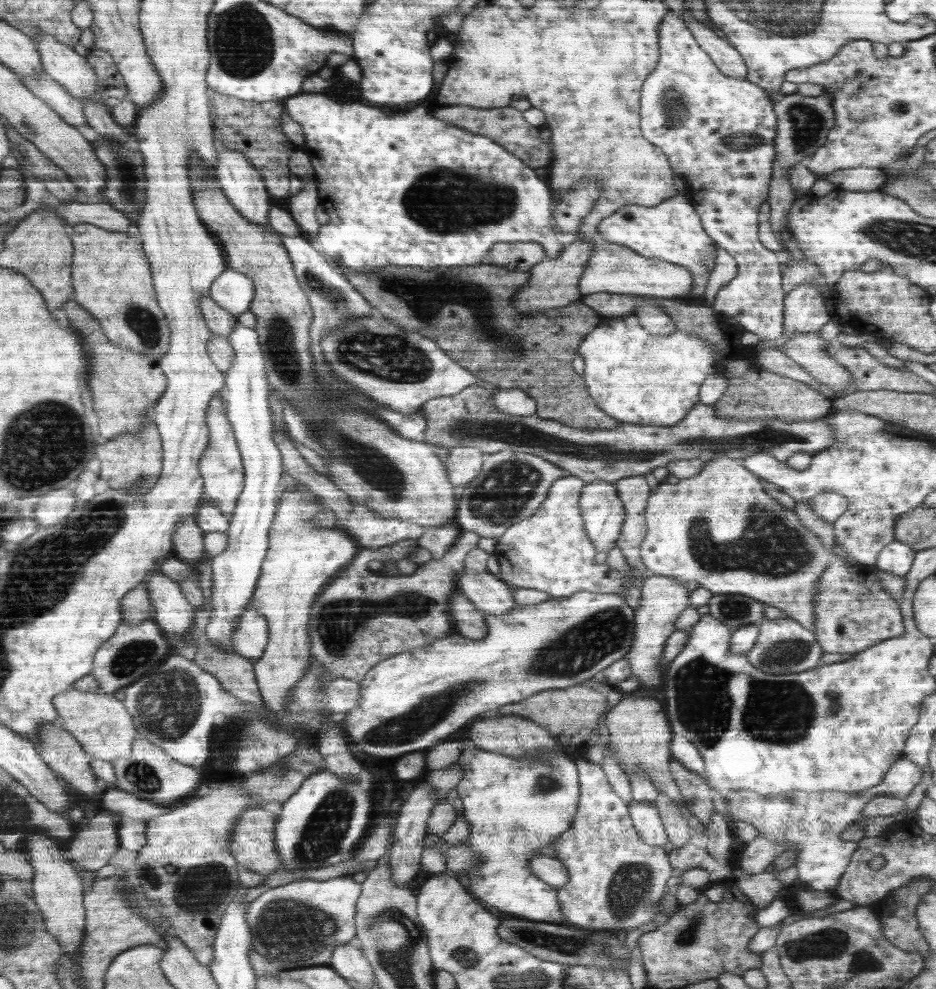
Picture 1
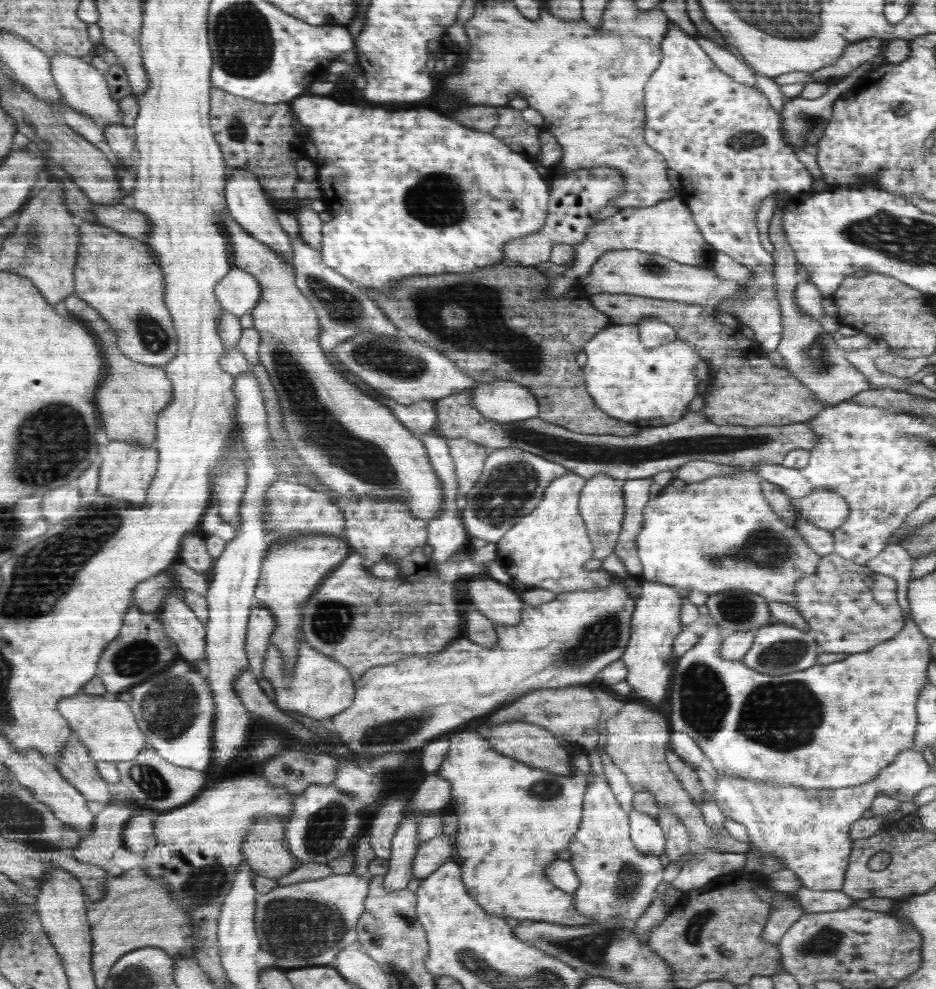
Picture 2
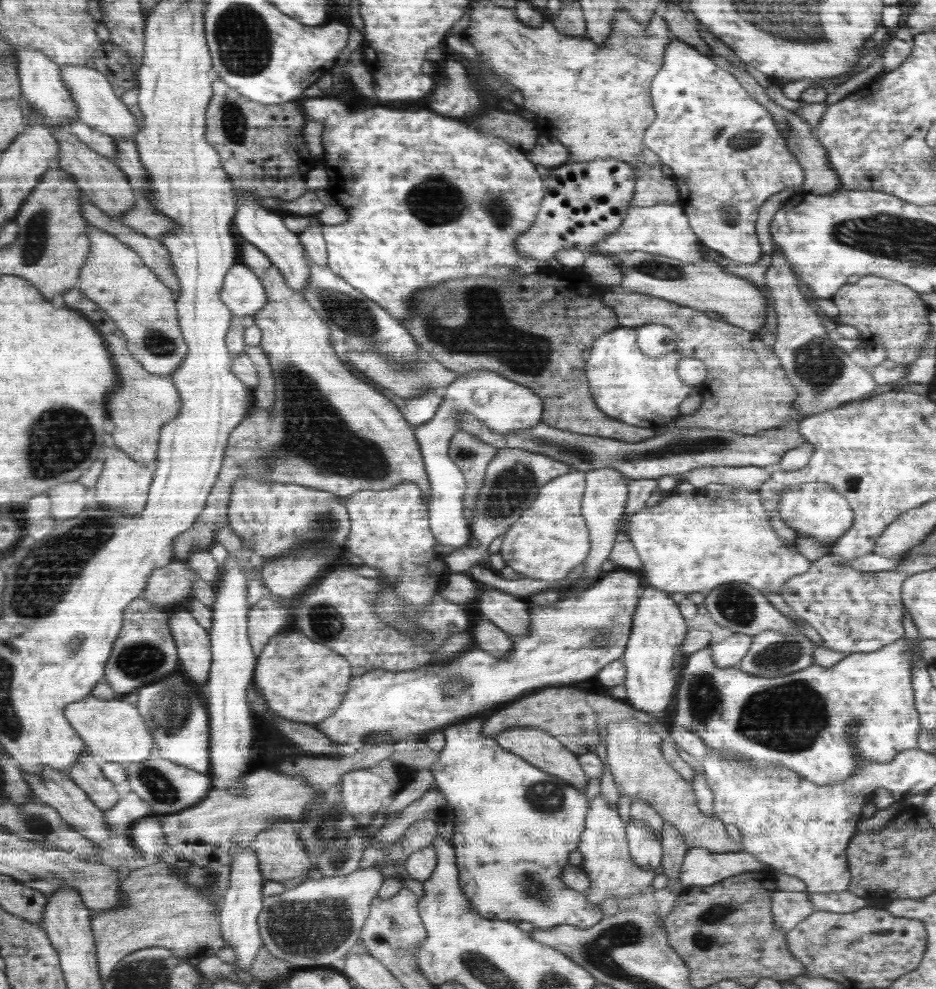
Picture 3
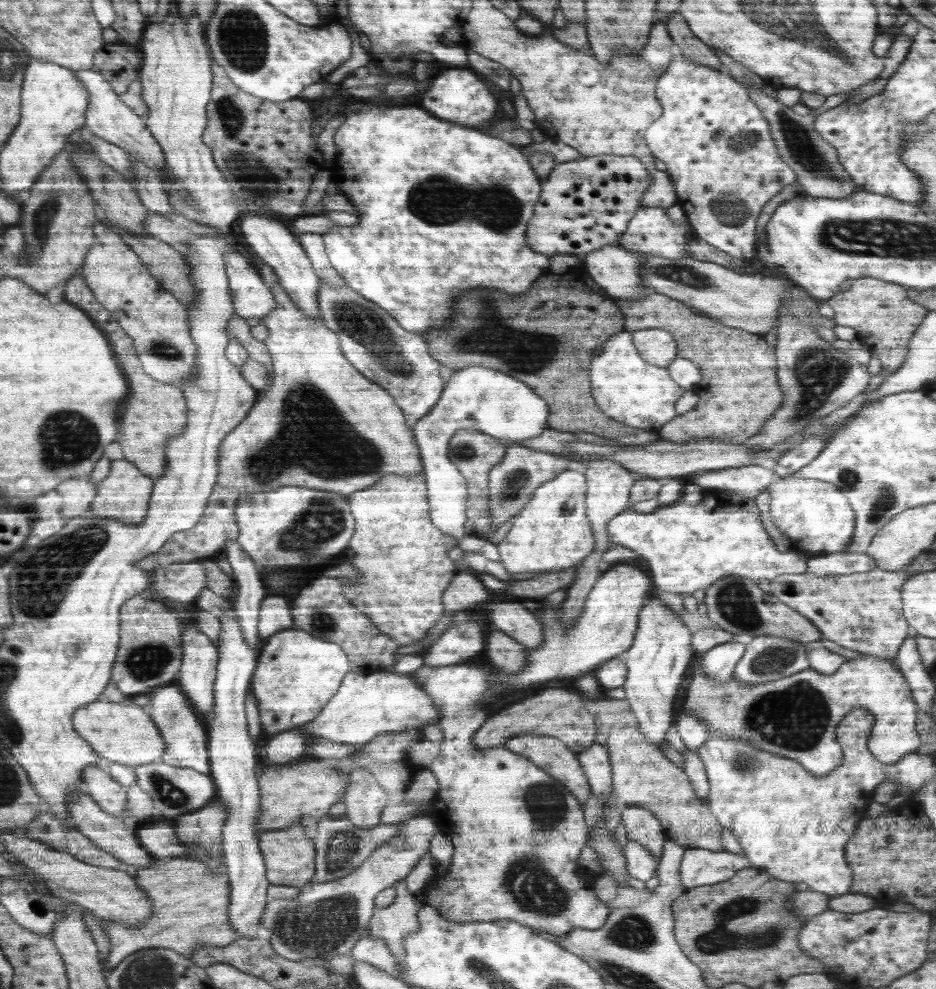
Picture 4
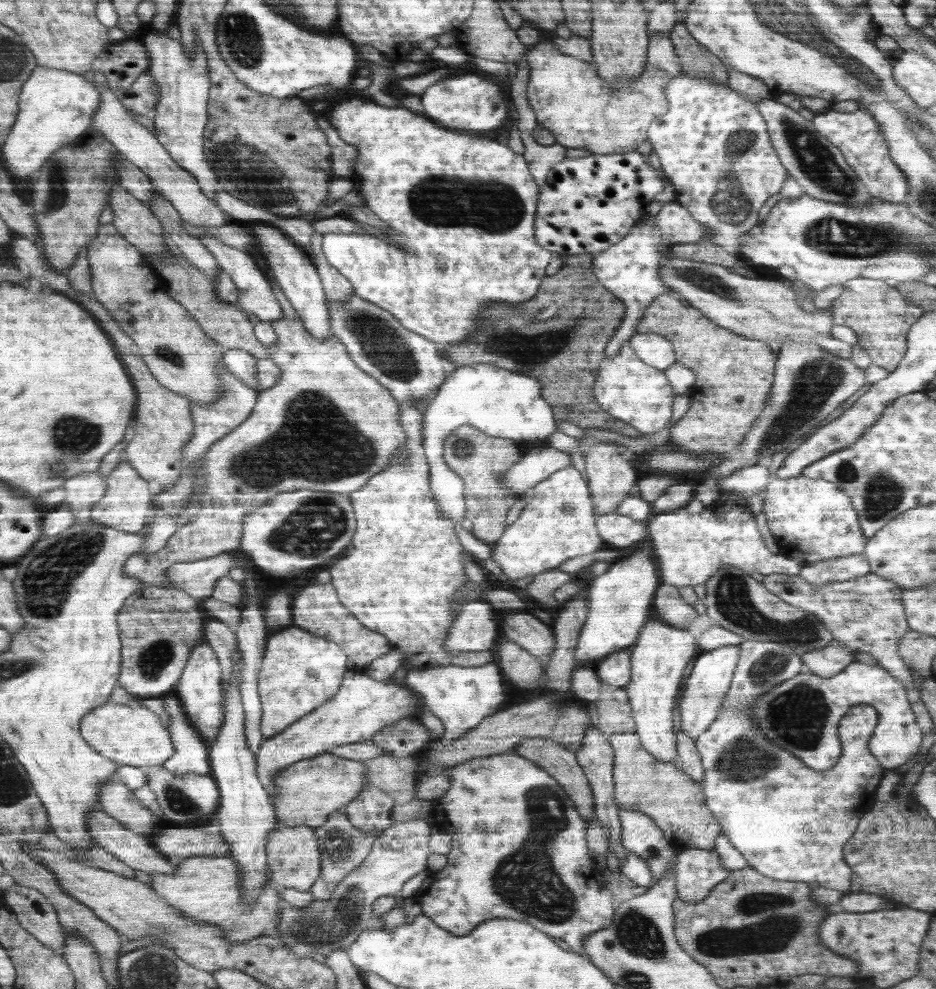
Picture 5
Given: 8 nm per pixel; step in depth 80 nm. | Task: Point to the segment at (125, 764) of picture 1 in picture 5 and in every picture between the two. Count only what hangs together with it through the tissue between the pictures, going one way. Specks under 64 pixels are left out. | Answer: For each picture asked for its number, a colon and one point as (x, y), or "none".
2: (150, 778)
3: (168, 787)
4: (174, 792)
5: (188, 800)

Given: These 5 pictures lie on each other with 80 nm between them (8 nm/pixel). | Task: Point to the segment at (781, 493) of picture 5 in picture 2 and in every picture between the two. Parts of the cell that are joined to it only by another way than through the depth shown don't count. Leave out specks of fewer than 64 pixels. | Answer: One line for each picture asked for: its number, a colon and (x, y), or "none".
2: (824, 508)
3: (816, 509)
4: (816, 516)

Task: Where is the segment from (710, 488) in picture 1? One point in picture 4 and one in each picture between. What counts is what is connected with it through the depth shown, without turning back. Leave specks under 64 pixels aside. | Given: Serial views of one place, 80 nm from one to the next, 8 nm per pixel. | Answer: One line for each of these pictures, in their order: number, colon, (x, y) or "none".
2: (719, 534)
3: (722, 534)
4: (687, 548)

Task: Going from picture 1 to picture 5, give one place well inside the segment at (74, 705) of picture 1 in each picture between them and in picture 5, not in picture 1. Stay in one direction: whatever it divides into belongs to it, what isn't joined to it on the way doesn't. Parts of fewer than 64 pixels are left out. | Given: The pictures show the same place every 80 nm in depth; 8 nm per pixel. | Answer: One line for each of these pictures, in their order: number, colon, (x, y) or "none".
2: (108, 727)
3: (113, 730)
4: (122, 732)
5: (128, 734)

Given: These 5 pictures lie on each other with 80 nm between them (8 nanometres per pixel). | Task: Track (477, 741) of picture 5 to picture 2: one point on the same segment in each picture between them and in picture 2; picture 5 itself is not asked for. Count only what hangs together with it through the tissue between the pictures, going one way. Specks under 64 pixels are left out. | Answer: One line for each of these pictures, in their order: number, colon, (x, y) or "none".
2: (571, 714)
3: (563, 712)
4: (556, 712)

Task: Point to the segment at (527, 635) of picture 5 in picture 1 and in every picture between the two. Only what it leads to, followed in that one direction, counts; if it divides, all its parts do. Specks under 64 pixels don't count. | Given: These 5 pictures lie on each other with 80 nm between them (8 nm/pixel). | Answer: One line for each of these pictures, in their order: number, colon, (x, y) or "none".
1: (491, 594)
2: (496, 600)
3: (511, 614)
4: (507, 615)

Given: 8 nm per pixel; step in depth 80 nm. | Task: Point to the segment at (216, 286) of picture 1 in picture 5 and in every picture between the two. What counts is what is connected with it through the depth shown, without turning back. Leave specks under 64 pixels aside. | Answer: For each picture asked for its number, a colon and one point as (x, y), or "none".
2: (238, 292)
3: (243, 292)
4: (252, 298)
5: (257, 297)

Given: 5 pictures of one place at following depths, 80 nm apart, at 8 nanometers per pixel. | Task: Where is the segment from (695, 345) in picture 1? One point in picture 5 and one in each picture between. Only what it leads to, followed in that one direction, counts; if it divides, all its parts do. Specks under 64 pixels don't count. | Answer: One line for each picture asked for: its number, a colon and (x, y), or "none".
2: (649, 388)
3: (633, 387)
4: (628, 388)
5: (640, 395)

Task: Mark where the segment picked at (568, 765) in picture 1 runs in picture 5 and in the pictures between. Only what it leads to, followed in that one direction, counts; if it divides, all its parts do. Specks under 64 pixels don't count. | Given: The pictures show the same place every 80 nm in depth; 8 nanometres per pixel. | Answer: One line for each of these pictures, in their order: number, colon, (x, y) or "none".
2: (513, 819)
3: (516, 823)
4: (493, 832)
5: (505, 812)

